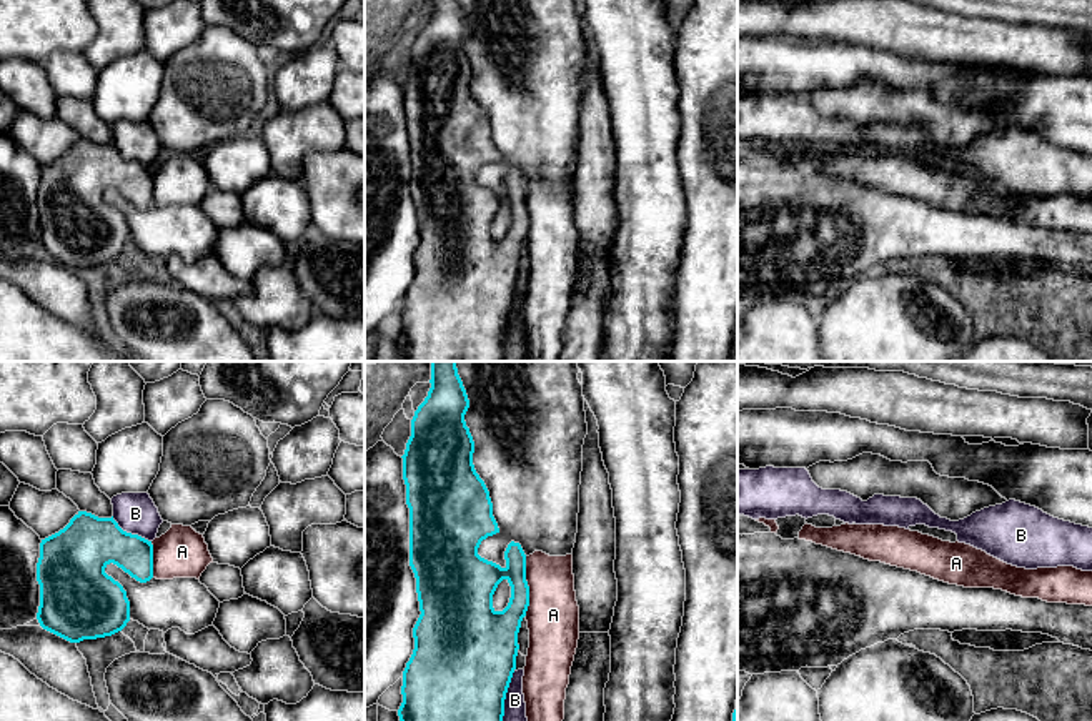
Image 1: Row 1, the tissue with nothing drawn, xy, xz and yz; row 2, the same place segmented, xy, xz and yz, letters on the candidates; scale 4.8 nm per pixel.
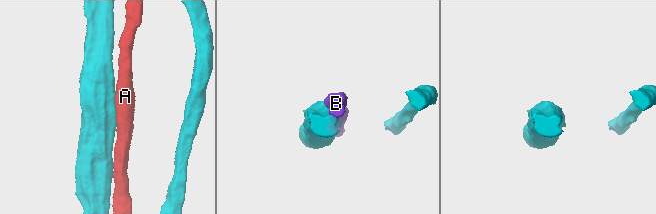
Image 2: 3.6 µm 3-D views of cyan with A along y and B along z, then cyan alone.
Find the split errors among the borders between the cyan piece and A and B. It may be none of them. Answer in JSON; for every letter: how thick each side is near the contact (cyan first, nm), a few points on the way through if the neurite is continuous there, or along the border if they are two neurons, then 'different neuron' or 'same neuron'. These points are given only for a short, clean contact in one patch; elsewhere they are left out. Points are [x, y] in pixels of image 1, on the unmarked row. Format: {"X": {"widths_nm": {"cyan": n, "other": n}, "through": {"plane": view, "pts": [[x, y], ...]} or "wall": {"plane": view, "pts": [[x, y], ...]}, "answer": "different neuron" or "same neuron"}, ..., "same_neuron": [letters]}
{"A": {"widths_nm": {"cyan": 200, "other": 260}, "answer": "different neuron"}, "B": {"widths_nm": {"cyan": 500, "other": 130}, "answer": "different neuron"}, "same_neuron": []}

